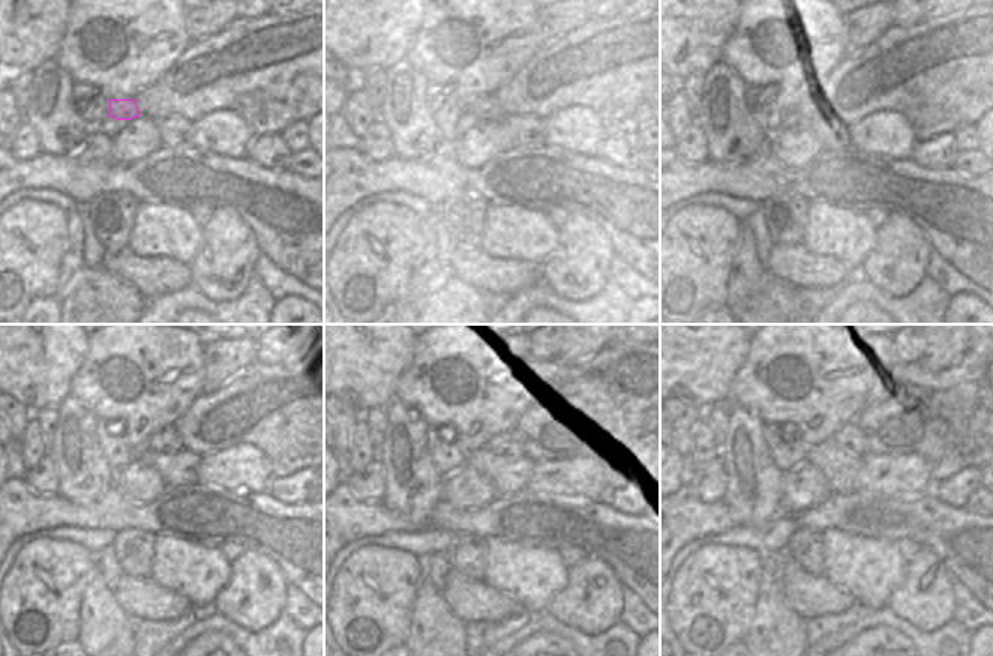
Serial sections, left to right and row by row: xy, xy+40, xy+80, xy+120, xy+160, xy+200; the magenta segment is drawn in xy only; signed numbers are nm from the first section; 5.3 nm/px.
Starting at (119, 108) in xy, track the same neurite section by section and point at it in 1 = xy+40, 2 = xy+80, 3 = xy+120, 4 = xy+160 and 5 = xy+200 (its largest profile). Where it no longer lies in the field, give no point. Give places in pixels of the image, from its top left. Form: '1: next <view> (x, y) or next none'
1: next xy+40 (485, 107)
2: next xy+80 (830, 107)
3: next xy+120 (167, 440)
4: next xy+160 (507, 443)
5: next xy+200 (851, 439)

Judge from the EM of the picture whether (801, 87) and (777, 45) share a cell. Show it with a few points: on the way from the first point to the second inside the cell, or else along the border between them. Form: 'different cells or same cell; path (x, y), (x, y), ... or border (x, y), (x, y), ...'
same cell; path (801, 77), (801, 69), (788, 56)

